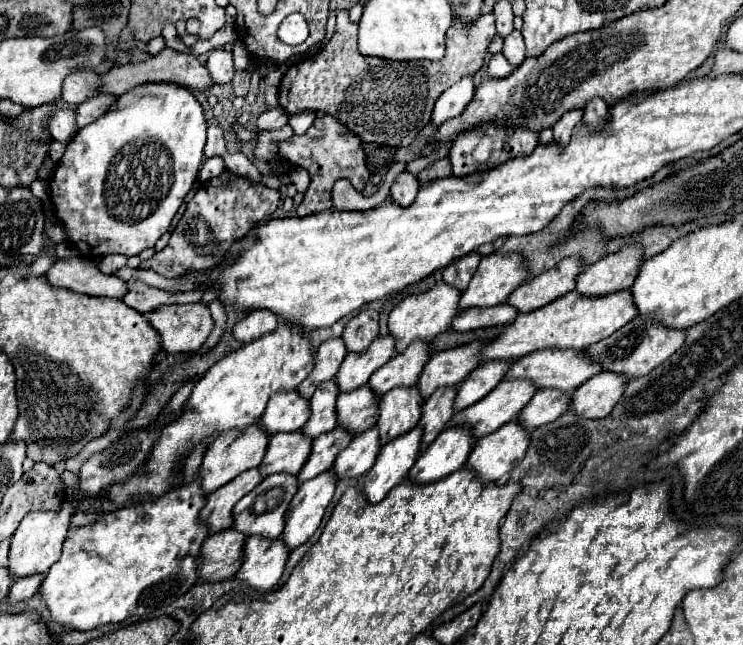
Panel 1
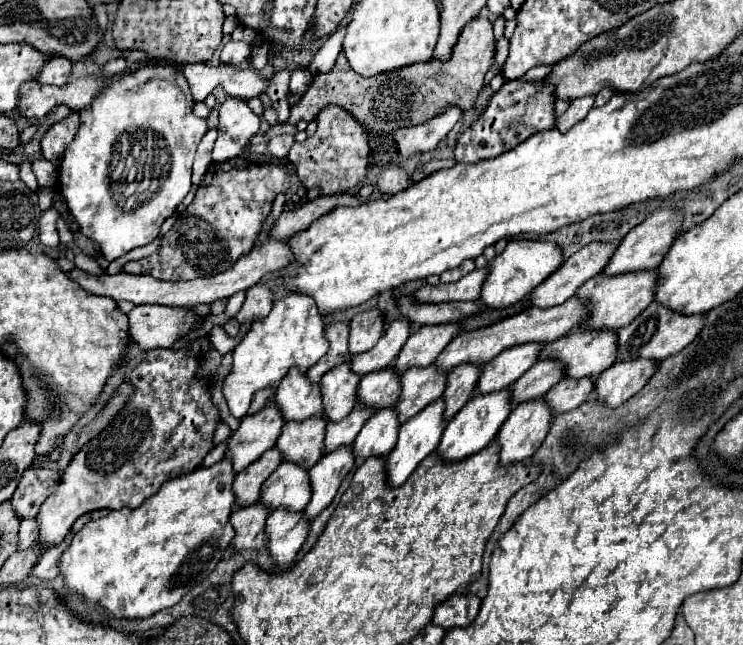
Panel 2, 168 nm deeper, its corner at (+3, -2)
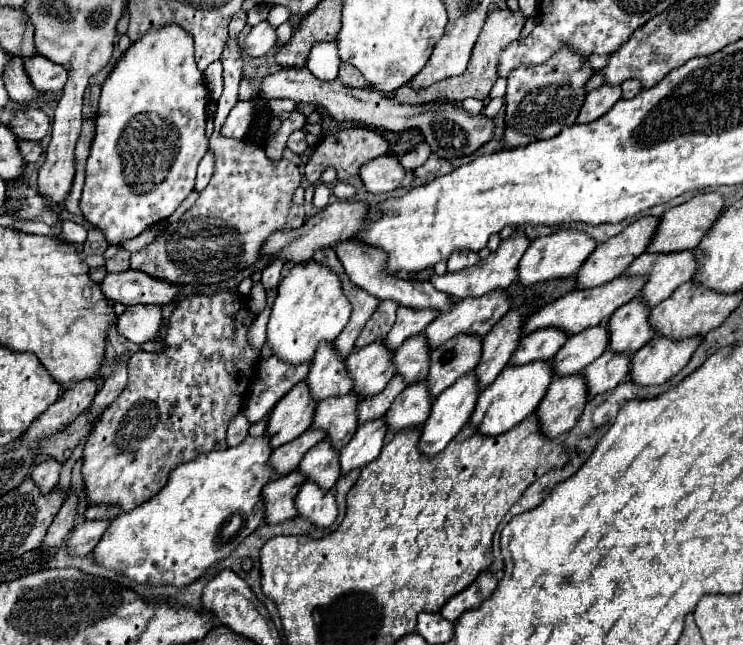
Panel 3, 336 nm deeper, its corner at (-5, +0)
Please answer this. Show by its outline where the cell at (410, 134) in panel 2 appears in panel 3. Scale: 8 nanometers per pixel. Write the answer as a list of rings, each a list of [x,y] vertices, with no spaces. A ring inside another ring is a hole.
[[[422,141],[416,149],[412,149],[410,153],[406,153],[404,157],[400,157],[400,163],[406,171],[414,171],[416,167],[420,167],[422,163],[426,163],[426,159],[430,157],[430,145],[426,141]]]

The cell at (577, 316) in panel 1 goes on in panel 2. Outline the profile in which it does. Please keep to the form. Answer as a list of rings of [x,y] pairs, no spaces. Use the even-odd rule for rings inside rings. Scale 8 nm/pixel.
[[[658,269],[650,271],[632,271],[632,273],[620,273],[620,275],[596,275],[590,281],[586,281],[578,291],[578,299],[586,299],[590,313],[588,319],[582,323],[582,327],[588,329],[620,329],[628,323],[632,323],[652,301],[658,285]]]

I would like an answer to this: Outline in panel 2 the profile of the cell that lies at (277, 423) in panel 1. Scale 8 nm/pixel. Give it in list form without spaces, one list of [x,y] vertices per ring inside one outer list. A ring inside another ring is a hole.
[[[290,369],[290,373],[276,387],[276,405],[286,421],[302,421],[322,413],[322,393],[312,385],[306,373]]]

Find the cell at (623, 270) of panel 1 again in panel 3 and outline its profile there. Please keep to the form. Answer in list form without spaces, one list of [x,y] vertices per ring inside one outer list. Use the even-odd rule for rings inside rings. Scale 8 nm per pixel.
[[[700,193],[690,201],[664,211],[654,231],[654,237],[646,247],[646,253],[678,253],[678,251],[694,249],[704,237],[704,233],[712,227],[712,221],[716,219],[716,215],[720,215],[722,207],[724,207],[724,199],[718,193]]]

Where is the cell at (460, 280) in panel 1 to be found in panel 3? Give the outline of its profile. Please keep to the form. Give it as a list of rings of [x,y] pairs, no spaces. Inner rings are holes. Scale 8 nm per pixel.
[[[454,251],[454,255],[450,255],[450,259],[448,259],[448,271],[450,273],[464,271],[464,269],[478,265],[478,261],[480,261],[480,257],[474,251]]]

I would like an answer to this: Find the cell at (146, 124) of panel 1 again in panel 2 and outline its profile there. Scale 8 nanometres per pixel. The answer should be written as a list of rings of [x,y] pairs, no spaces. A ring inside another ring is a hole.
[[[146,65],[146,69],[140,69],[138,73],[122,73],[110,89],[102,89],[102,93],[98,93],[98,97],[80,111],[80,129],[64,151],[64,159],[60,163],[60,193],[76,223],[82,227],[82,233],[100,243],[102,255],[108,261],[154,241],[160,225],[188,195],[192,185],[192,159],[200,139],[208,131],[206,121],[196,117],[192,107],[194,99],[180,69]],[[156,73],[174,73],[174,77],[162,79]]]

